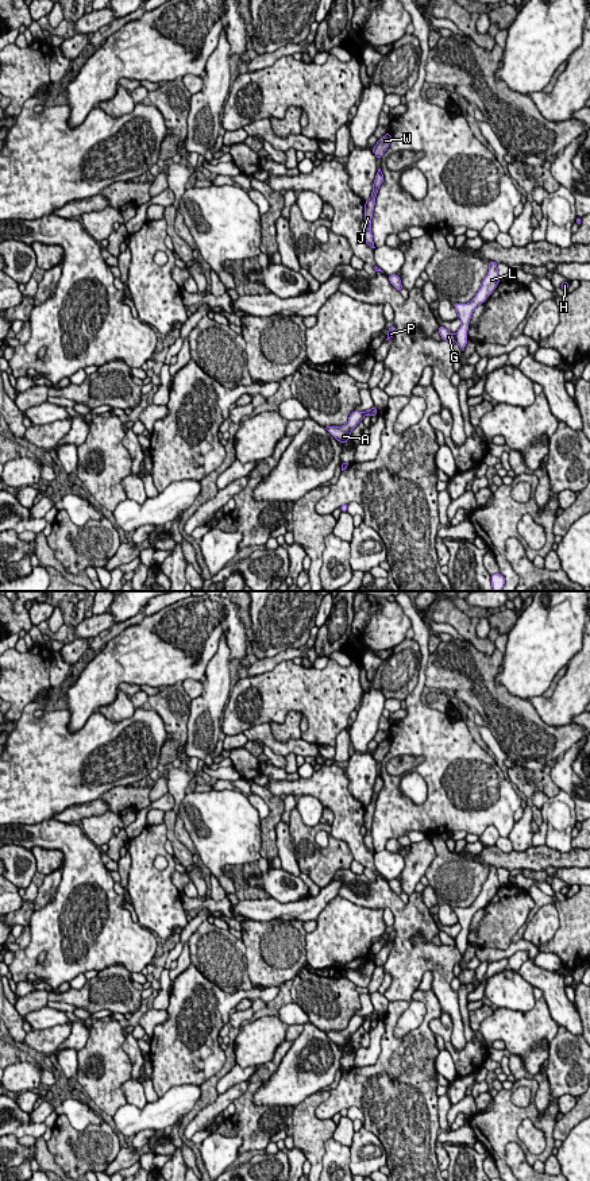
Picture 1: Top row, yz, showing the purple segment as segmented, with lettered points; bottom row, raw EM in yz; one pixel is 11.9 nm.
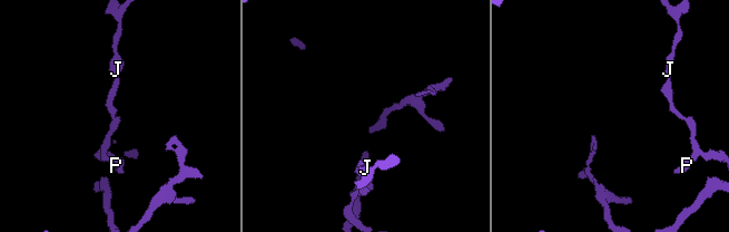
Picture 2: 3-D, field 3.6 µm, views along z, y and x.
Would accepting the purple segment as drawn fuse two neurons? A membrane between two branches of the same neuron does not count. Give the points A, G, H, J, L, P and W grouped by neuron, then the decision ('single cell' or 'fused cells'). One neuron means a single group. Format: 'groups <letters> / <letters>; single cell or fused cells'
groups A H L / G J P W; fused cells

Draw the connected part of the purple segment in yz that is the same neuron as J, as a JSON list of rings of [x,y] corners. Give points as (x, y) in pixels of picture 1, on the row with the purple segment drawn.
[[[378,169],[374,184],[373,184],[371,197],[369,201],[365,202],[365,220],[363,221],[366,223],[366,231],[363,234],[363,238],[371,248],[375,248],[374,242],[373,242],[373,235],[371,235],[371,219],[373,219],[373,211],[375,205],[375,197],[382,182],[383,182],[383,174],[381,169]]]

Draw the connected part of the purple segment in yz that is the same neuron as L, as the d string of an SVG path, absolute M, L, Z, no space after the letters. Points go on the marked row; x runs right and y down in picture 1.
M489 260L489 265L490 265L489 273L485 277L485 279L482 281L482 286L481 286L479 292L475 294L475 297L473 298L473 301L468 304L454 302L454 308L458 312L458 317L462 321L460 328L458 329L458 332L455 335L456 343L462 351L464 350L464 347L467 344L468 323L470 323L474 309L479 304L486 301L486 298L493 293L493 290L497 287L497 285L500 282L497 262Z

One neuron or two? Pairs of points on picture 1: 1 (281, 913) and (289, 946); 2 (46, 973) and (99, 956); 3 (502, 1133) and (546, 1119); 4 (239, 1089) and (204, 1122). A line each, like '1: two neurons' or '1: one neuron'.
1: two neurons
2: one neuron
3: one neuron
4: one neuron

